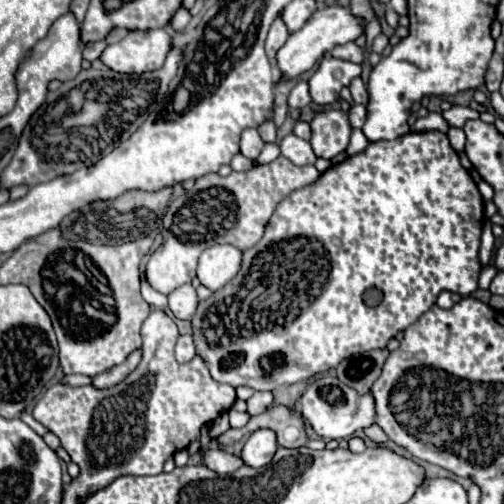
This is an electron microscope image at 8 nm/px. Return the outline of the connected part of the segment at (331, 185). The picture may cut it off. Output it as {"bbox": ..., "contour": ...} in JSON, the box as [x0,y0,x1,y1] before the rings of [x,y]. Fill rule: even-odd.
{"bbox":[192,131,484,391],"contour":[[[428,131],[428,133],[406,133],[392,141],[378,141],[370,143],[362,153],[348,157],[346,161],[332,165],[328,171],[324,171],[318,181],[314,181],[308,187],[292,191],[288,197],[284,197],[276,211],[272,213],[266,231],[262,239],[244,251],[242,255],[242,267],[240,273],[232,279],[234,287],[222,287],[214,291],[208,299],[198,303],[198,309],[192,317],[192,329],[194,329],[194,345],[198,357],[206,363],[210,375],[218,383],[228,383],[232,387],[246,385],[256,391],[274,391],[280,385],[286,383],[298,383],[306,381],[308,377],[316,373],[324,373],[328,369],[338,367],[342,359],[348,359],[352,355],[382,349],[388,345],[392,337],[396,337],[398,331],[406,331],[422,313],[426,313],[434,303],[440,291],[452,291],[462,297],[474,293],[478,289],[478,275],[480,275],[480,261],[478,261],[478,247],[480,247],[480,233],[484,225],[484,203],[478,193],[476,183],[472,181],[470,173],[460,165],[460,159],[456,151],[450,147],[450,141],[440,131]],[[376,289],[382,293],[382,301],[378,305],[366,305],[366,291]]]}

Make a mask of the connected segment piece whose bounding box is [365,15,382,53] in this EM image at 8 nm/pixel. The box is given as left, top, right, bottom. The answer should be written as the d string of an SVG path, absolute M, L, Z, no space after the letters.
M377 15L373 18L373 20L367 25L366 29L366 49L365 52L369 53L371 51L371 46L373 40L382 32L379 18Z

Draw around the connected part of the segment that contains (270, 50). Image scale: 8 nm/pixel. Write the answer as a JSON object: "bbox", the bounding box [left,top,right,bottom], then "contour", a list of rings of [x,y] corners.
{"bbox":[266,17,288,67],"contour":[[[278,17],[274,21],[274,25],[270,27],[270,33],[268,33],[268,39],[266,39],[266,55],[272,63],[272,67],[276,67],[276,51],[286,43],[286,39],[288,39],[288,31],[286,31],[282,19]]]}

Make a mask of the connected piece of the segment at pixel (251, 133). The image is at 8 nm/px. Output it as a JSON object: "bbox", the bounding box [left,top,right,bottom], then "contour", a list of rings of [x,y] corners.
{"bbox":[240,129,264,159],"contour":[[[246,129],[242,131],[242,137],[240,137],[240,153],[244,157],[250,157],[250,159],[256,159],[260,155],[264,147],[264,141],[262,137],[258,135],[256,129]]]}

